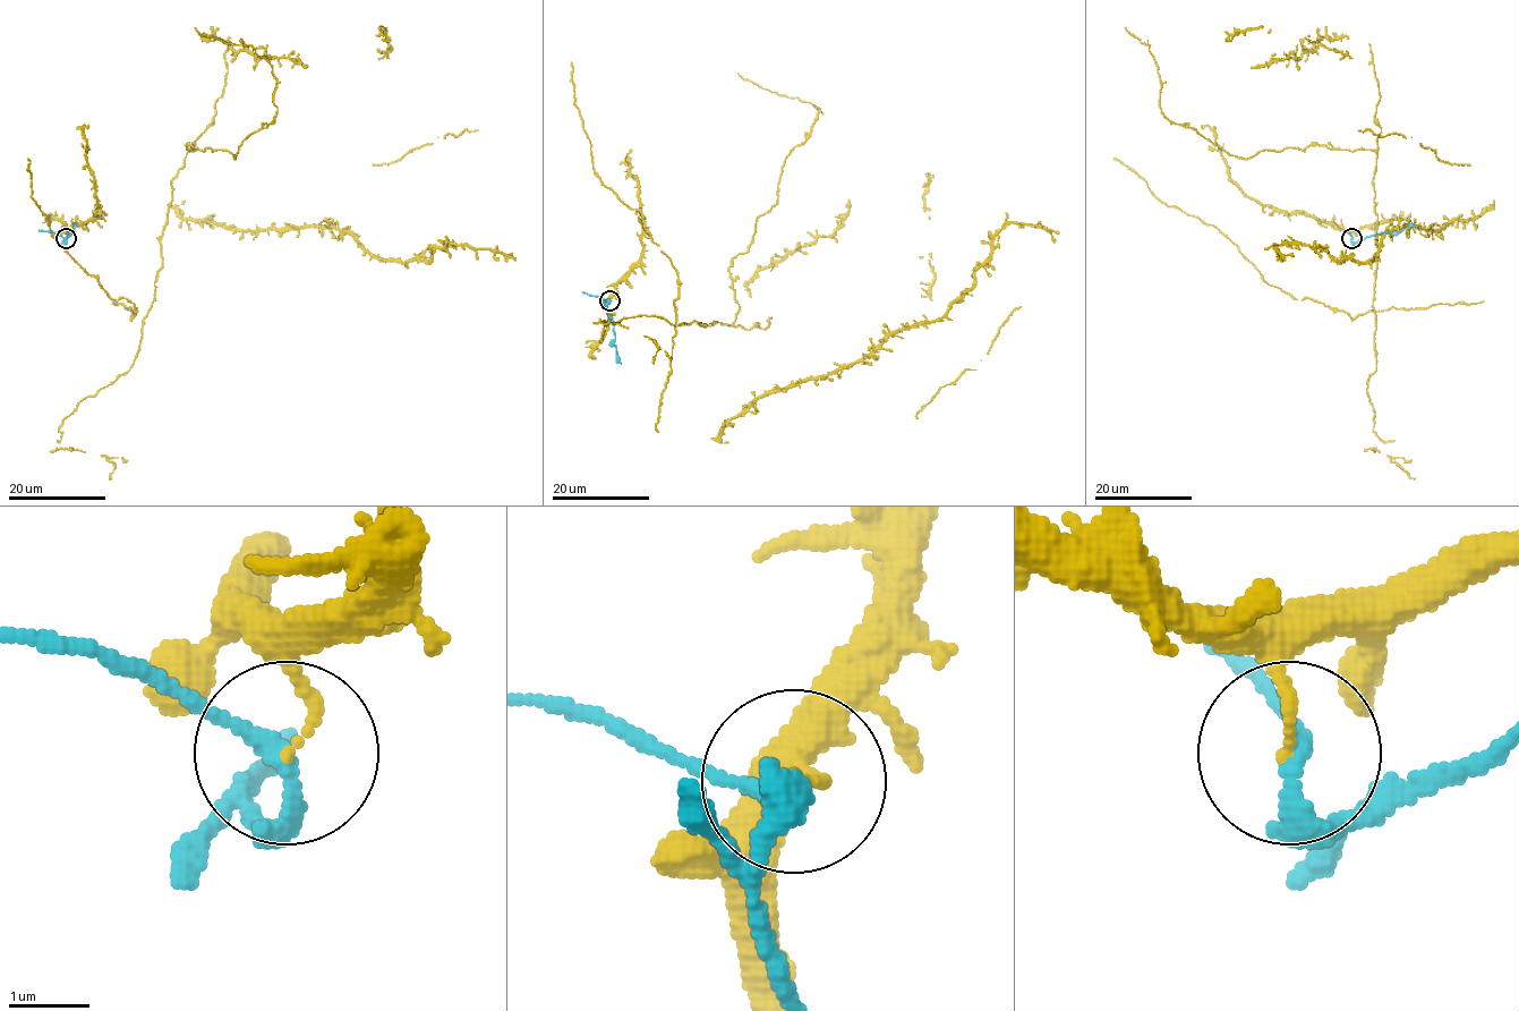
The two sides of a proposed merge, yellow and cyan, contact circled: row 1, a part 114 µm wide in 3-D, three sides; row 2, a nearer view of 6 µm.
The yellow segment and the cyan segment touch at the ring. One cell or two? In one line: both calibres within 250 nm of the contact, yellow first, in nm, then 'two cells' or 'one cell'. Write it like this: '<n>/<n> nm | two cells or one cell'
110/220 nm | two cells

